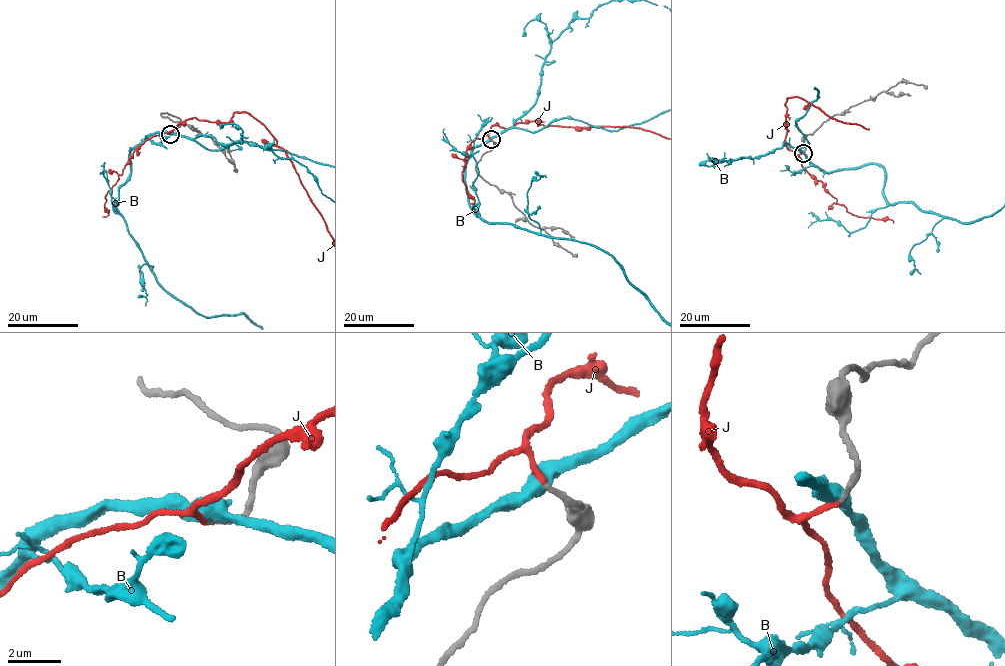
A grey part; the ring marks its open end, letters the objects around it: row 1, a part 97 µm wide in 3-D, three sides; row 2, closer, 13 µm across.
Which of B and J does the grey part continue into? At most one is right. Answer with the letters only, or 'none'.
J

